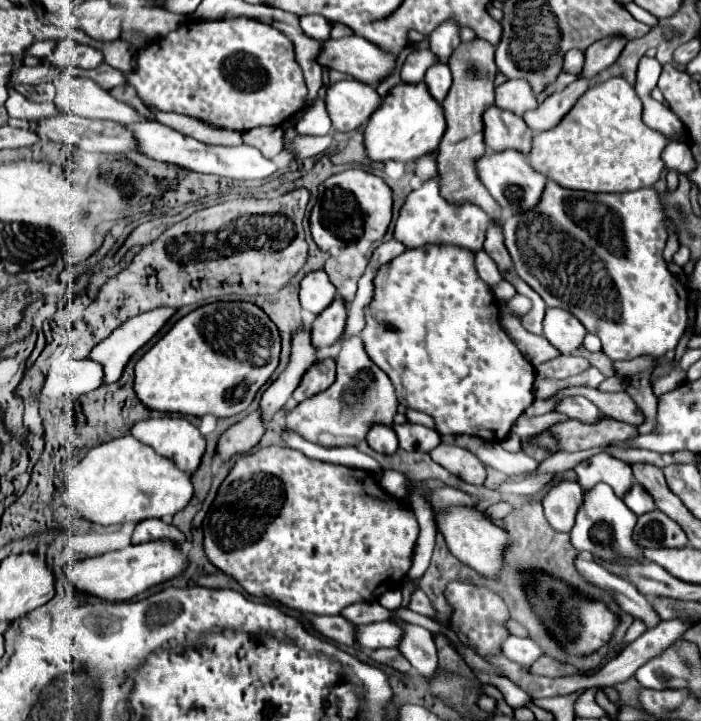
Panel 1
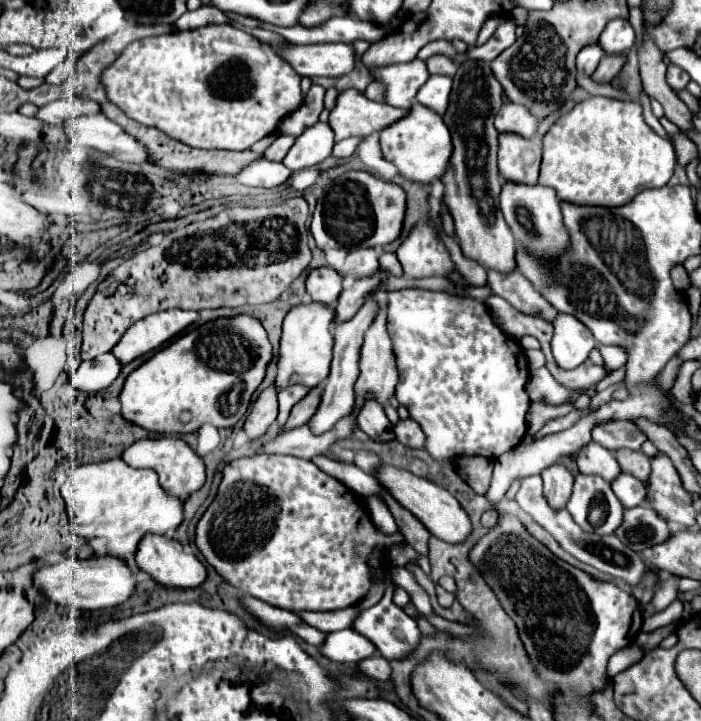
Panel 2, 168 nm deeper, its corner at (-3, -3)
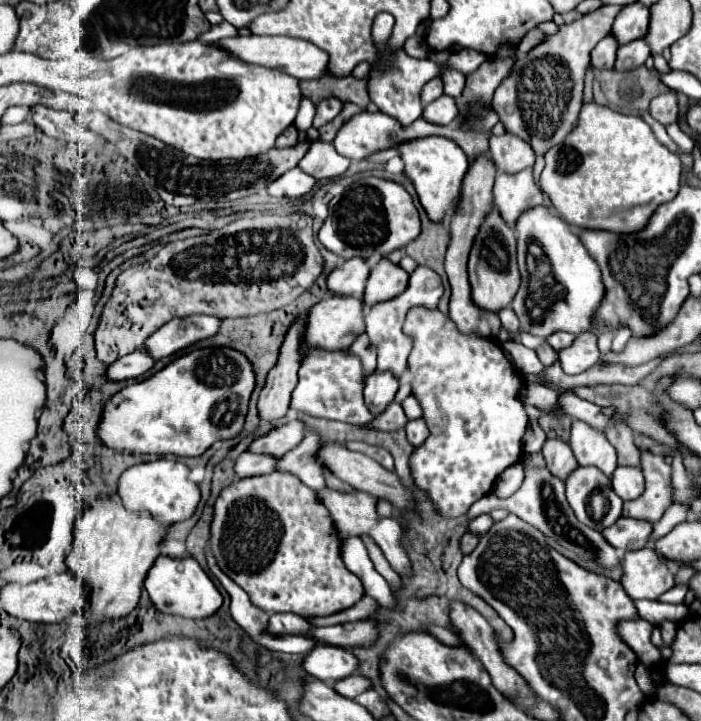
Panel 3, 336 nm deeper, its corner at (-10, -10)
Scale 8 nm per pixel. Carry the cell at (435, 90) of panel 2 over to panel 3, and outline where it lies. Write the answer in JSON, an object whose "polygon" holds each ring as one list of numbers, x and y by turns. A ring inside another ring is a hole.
{"polygon":[[450,96,438,98,430,106,424,106,424,112,422,112,422,118,426,122,440,124,440,126,450,124,456,116,458,116,458,106,456,106,456,100,450,98]]}

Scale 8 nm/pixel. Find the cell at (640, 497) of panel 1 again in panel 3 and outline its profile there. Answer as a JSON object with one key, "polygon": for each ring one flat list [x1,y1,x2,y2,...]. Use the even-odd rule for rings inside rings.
{"polygon":[[618,466,612,474,612,490,622,498,622,500,634,500,642,494,644,490,644,478,642,470,636,466]]}

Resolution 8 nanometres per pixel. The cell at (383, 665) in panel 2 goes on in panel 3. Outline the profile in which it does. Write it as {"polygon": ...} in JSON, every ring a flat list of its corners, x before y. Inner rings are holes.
{"polygon":[[352,674,352,676,348,676,348,678,342,678,342,680,338,680,336,684,334,684,334,690,338,692,338,694,342,694,344,698,356,698,358,694,362,694,362,692,366,692,370,688,370,682,368,682,368,678,362,678,362,676,358,676,358,674]]}

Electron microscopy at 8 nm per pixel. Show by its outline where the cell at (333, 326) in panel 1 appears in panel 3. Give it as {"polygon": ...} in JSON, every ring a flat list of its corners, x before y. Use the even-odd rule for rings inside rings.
{"polygon":[[380,258,380,262,370,272,364,292,364,302,372,306,374,302,390,300,402,294,406,286,408,286,408,272,400,268,400,264,394,264,388,258]]}

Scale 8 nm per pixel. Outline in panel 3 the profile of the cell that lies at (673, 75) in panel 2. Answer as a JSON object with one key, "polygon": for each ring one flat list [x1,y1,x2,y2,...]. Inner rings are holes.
{"polygon":[[668,92,664,96,654,98,654,102,650,104,650,116,654,120,658,120,662,126,668,126,672,122,678,120,678,102,676,102,676,94]]}

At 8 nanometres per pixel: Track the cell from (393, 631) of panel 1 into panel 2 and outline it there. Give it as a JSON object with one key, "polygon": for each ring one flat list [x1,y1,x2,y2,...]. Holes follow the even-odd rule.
{"polygon":[[343,629,337,633,331,633,321,647,321,653,333,661,339,663,353,663,353,661,363,661,371,655,375,655,375,645,367,637,359,635,353,629]]}

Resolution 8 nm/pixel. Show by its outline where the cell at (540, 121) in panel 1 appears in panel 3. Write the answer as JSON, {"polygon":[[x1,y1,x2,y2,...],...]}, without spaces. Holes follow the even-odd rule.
{"polygon":[[646,38,632,40,632,42,624,44,624,46,620,46,614,68,616,70,634,70,640,64,644,64,648,56,650,56,650,46,648,46]]}

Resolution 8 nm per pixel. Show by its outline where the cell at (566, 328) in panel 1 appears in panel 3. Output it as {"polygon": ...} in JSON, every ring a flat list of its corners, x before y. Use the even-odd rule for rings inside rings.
{"polygon":[[582,334,574,340,574,346,560,350,560,366,566,374,580,374,600,360,600,350,596,346,596,334]]}

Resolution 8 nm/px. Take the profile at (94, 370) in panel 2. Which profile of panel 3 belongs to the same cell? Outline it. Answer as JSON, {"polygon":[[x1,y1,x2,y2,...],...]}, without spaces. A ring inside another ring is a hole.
{"polygon":[[138,348,132,354,128,354,126,358,120,358,118,362,110,364,108,378,110,380,130,380,130,378,138,378,138,376,146,374,154,364,156,364,156,360,144,348]]}

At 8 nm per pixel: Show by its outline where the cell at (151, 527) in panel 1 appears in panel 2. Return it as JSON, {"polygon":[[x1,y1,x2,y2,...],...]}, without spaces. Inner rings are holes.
{"polygon":[[147,533,139,543,135,561,141,571,167,587,199,587,205,581,205,567,201,565,201,561,197,561,193,553,187,553,177,539,165,535]]}

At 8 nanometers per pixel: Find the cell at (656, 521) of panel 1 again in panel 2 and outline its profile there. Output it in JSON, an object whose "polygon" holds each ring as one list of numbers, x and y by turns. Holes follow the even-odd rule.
{"polygon":[[639,505,625,511,623,527,619,527,615,535,629,549,641,553,647,547,665,543,671,537,671,529,651,505]]}

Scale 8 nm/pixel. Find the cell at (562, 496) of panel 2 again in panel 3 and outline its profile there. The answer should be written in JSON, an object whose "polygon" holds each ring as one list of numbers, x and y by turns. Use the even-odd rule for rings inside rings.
{"polygon":[[550,438,550,440,546,440,546,444,544,444,544,448,542,448,542,456,544,456,544,460,546,460,548,470,550,470,554,476,562,478,562,480,566,480,566,474,570,474,570,470,574,470,574,466,578,466,578,462,576,462,576,458,574,458,574,452,572,452,570,446,568,446,564,440,560,440,560,438]]}

